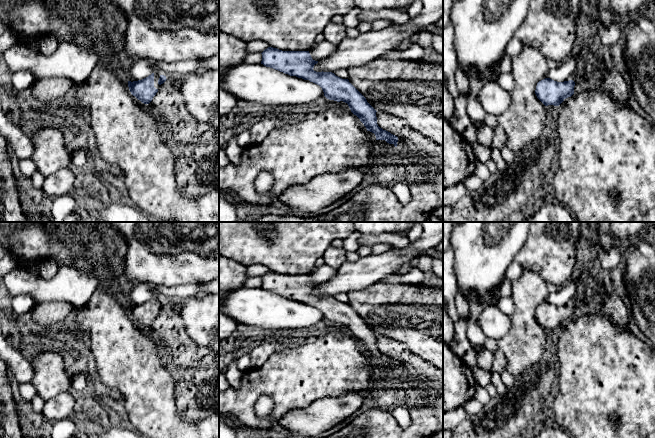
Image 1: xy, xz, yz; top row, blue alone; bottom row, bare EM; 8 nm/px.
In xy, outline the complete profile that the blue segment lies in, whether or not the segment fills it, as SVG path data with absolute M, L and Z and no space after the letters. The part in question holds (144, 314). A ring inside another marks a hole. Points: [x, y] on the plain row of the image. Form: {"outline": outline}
{"outline": "M152 297L142 304L128 305L128 311L133 320L142 327L149 328L166 304L166 300Z"}

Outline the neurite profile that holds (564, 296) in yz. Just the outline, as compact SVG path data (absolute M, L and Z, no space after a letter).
M587 271L580 275L573 277L565 286L561 289L557 289L554 292L550 292L548 302L557 305L564 306L573 303L573 299L578 293L579 287L590 281L590 276Z

